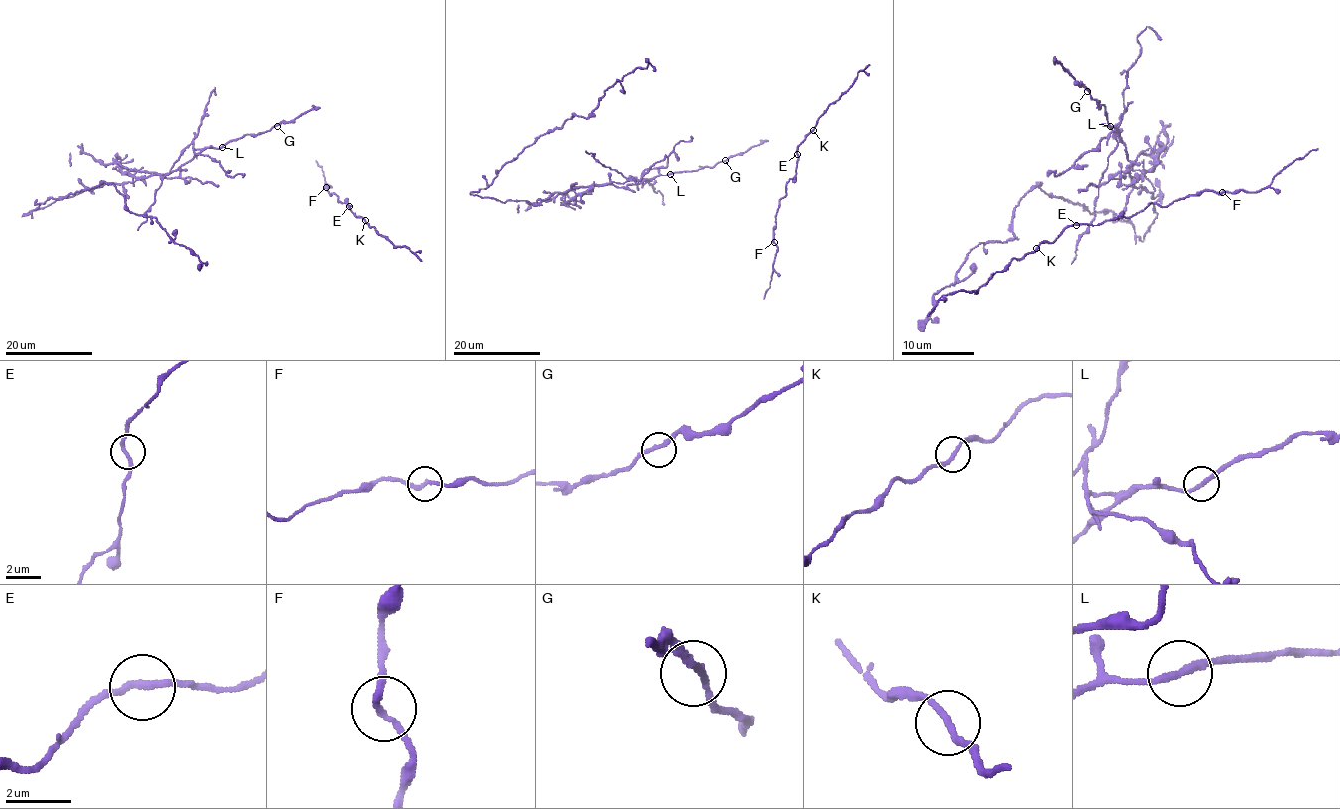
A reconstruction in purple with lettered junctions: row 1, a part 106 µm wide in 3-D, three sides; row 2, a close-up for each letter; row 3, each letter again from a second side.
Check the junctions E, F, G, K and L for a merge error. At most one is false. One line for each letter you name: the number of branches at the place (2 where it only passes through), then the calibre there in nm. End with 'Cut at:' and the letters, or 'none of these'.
L: 2 | 200 nm
Cut at: L

